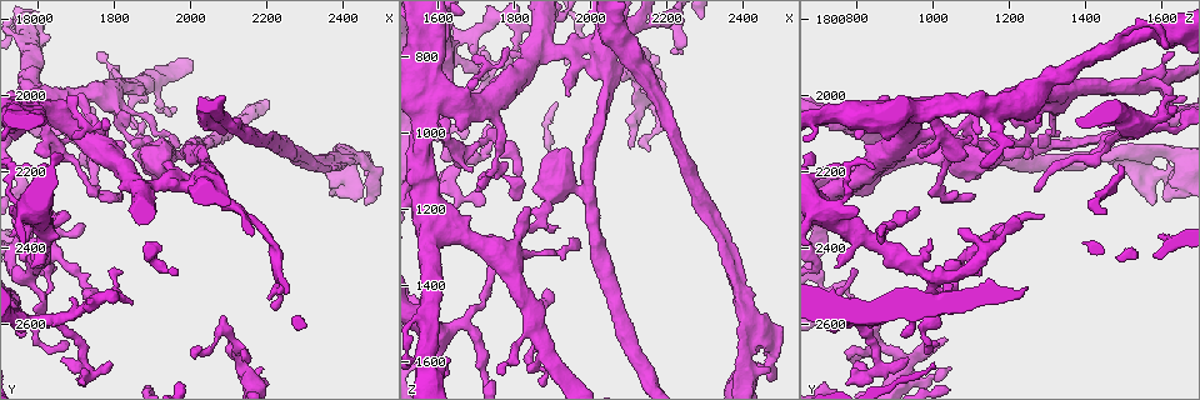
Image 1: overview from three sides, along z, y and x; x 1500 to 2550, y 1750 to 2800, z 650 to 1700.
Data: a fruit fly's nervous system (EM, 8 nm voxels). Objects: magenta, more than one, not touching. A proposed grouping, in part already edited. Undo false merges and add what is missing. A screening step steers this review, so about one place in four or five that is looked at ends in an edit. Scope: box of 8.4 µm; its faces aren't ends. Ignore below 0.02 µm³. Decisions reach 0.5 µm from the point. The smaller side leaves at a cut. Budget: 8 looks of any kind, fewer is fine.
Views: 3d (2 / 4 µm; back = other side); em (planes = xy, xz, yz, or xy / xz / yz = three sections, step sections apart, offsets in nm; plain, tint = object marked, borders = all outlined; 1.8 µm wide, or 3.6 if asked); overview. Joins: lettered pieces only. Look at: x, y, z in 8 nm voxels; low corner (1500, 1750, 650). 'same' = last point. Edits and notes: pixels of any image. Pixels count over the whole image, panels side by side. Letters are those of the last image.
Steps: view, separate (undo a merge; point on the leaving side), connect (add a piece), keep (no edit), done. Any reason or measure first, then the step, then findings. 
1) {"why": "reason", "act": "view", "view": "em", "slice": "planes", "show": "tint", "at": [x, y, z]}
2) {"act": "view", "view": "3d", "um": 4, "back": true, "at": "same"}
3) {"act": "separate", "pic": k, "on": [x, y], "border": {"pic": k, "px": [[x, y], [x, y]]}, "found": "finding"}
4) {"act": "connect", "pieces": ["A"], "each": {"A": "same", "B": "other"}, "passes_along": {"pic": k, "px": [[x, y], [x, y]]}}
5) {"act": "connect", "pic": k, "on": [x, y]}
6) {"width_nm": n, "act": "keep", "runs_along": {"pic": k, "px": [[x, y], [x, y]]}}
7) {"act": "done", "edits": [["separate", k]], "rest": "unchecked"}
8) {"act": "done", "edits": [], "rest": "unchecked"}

{"why": "tapers out", "act": "view", "view": "3d", "um": 2, "at": [2130, 2690, 780]}

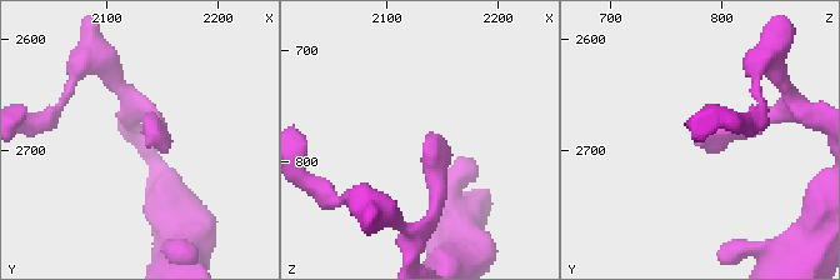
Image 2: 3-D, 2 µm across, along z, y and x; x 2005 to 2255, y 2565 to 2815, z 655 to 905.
{"act": "view", "view": "em", "slice": "planes", "show": "borders", "at": [2130, 2694, 780]}

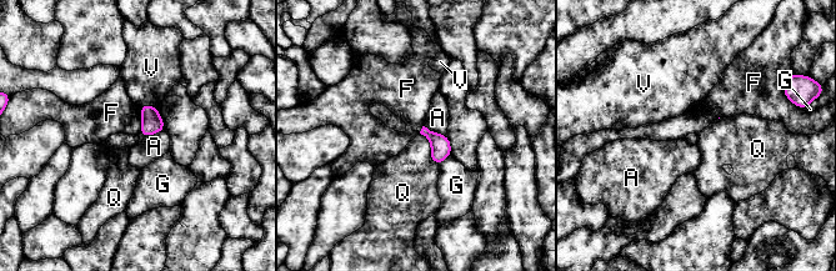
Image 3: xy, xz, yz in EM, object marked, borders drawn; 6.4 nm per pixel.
{"act": "keep", "each": {"A": "other", "F": "other", "G": "other", "Q": "other", "V": "other"}, "border": {"pic": 3, "px": [[139, 108], [141, 118], [140, 133]]}, "found": "none of them fits"}

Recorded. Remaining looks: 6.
{"why": "free end", "act": "view", "view": "em", "slice": "xz", "step": 8, "show": "plain", "at": [2470, 2165, 1630]}

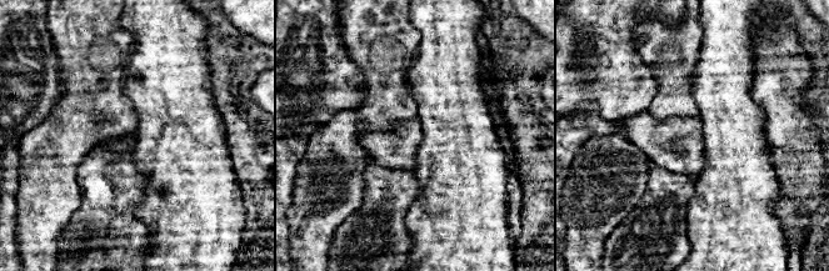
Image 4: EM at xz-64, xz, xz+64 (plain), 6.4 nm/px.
{"why": "with the object marked", "act": "view", "view": "em", "slice": "xz", "step": 8, "show": "tint", "at": "same"}

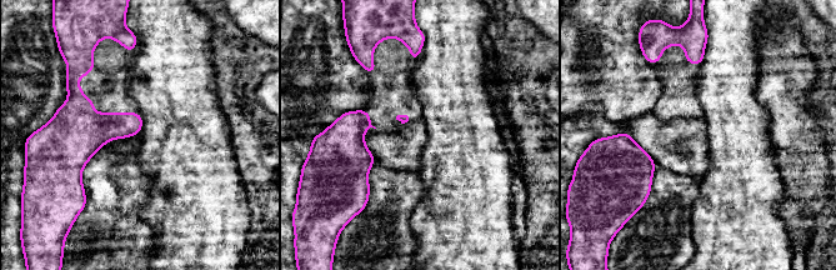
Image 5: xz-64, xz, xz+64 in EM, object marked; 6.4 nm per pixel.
{"act": "view", "view": "em", "slice": "xz", "step": 8, "show": "borders", "at": "same"}

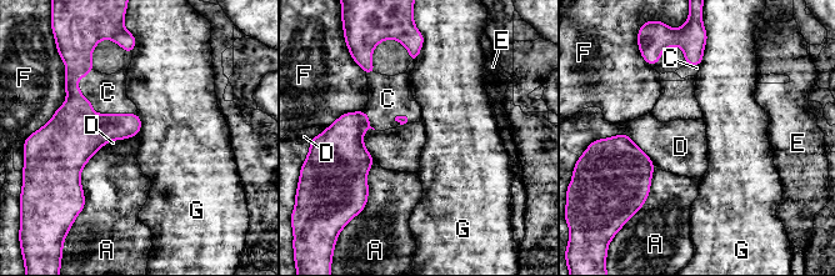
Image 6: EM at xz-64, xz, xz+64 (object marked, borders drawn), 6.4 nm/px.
{"act": "connect", "pic": 6, "on": [108, 93], "each": {"A": "other", "C": "same", "D": "other", "E": "other", "F": "other", "G": "other"}, "found": "the neuron continues"}

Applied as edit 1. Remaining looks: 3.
{"why": "tapers out", "act": "view", "view": "em", "slice": "planes", "show": "borders", "at": [1745, 2250, 1270]}

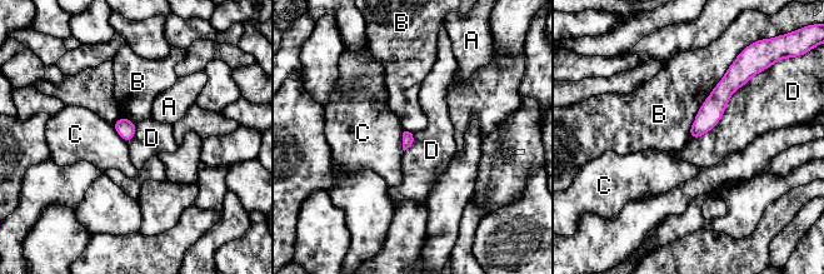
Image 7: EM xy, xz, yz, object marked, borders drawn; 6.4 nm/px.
{"act": "keep", "each": {"A": "other", "B": "other", "C": "other", "D": "other"}, "runs_along": {"pic": 7, "px": [[732, 74], [693, 134]]}, "found": "none of them fits"}

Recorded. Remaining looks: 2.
{"act": "done", "edits": [["connect", 6]], "rest": "unchecked"}

